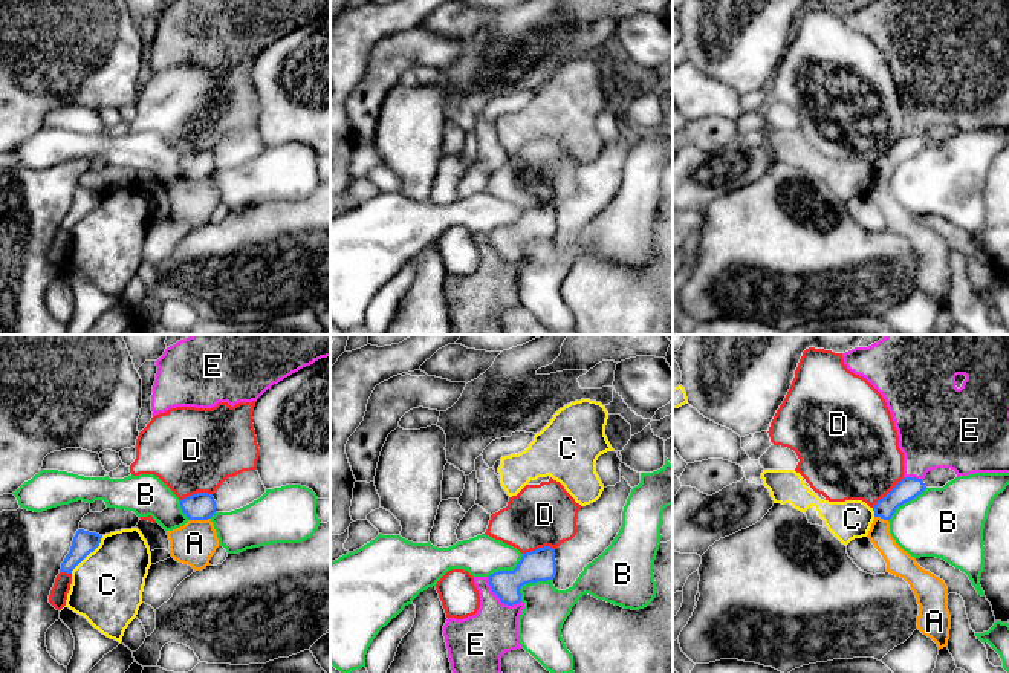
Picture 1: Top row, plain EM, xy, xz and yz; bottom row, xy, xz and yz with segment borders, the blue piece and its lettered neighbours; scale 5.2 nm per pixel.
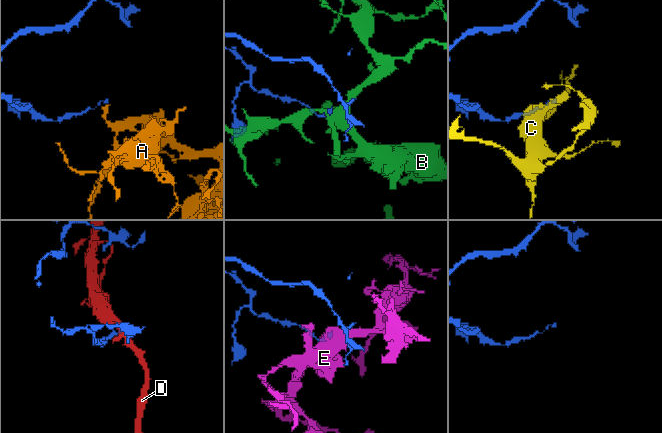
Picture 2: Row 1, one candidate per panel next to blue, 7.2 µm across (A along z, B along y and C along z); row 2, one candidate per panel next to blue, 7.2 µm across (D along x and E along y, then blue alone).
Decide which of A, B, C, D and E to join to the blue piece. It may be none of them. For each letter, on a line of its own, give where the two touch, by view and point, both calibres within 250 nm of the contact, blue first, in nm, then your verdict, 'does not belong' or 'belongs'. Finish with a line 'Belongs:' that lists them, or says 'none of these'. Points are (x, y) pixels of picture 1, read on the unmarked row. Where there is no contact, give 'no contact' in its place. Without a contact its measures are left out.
A: xy (199, 176) | 140/220 nm | does not belong
B: xz (531, 239) | 170/240 nm | does not belong
C: xy (89, 210) | 120/380 nm | does not belong
D: yz (888, 150) | 120/440 nm | does not belong
E: xz (499, 254) | 160/280 nm | does not belong
Belongs: none of these

